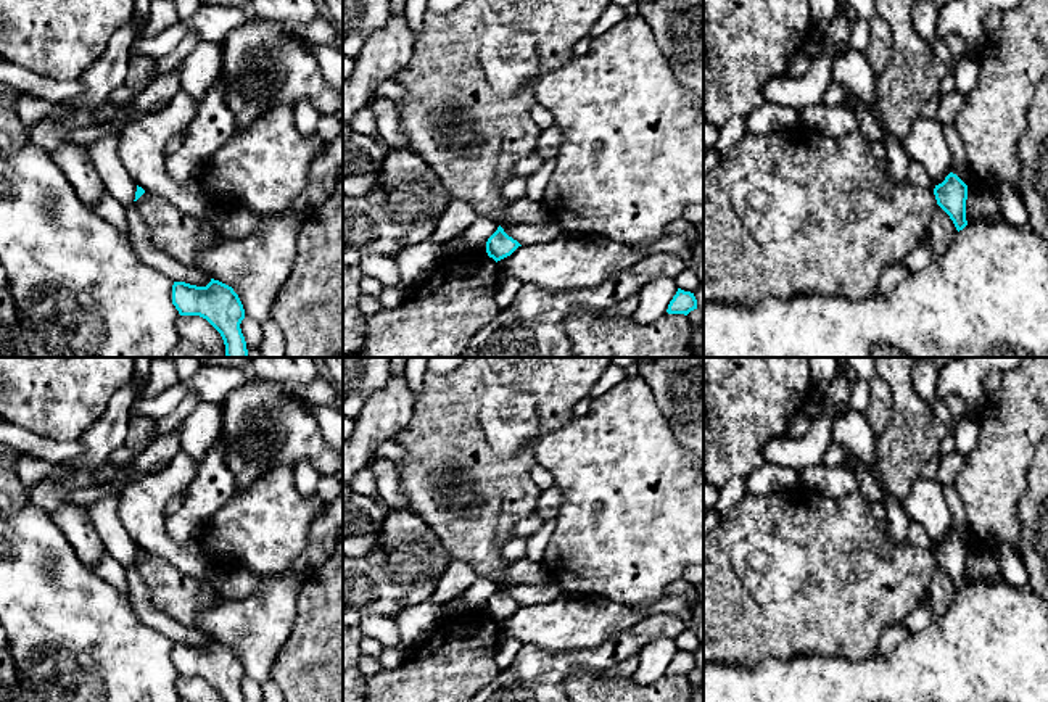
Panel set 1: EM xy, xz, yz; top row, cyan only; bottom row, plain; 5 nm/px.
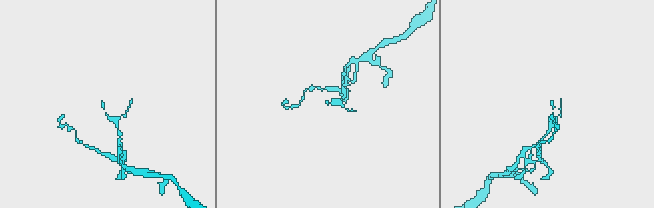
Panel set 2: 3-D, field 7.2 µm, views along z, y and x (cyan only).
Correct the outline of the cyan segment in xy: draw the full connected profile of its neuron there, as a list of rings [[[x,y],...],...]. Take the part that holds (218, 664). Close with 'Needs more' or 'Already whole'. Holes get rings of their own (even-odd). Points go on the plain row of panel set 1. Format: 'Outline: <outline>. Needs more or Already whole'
Outline: [[[211,639],[206,647],[174,642],[172,665],[179,671],[177,694],[188,702],[245,702],[240,684],[245,670],[232,647]]]. Needs more

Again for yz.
Outline: [[[953,533],[934,549],[937,565],[950,576],[956,591],[963,591],[968,586],[966,581],[966,560],[968,546]]]. Already whole

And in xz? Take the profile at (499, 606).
Outline: [[[499,586],[497,591],[486,602],[486,613],[497,623],[510,617],[518,607],[522,605],[509,597]]]. Already whole

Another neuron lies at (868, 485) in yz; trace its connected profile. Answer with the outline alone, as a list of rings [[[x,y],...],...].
[[[858,470],[855,475],[860,485],[858,491],[861,491],[869,502],[881,502],[884,506],[885,494],[877,485],[877,481],[874,480],[874,477],[866,470]]]

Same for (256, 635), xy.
[[[343,491],[312,522],[307,549],[282,573],[262,575],[261,589],[243,599],[221,601],[198,615],[198,630],[233,649],[245,676],[264,684],[296,620],[296,596],[306,573],[322,565],[343,528]]]

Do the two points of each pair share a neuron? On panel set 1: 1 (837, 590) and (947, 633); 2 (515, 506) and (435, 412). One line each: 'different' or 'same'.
1: different
2: same

